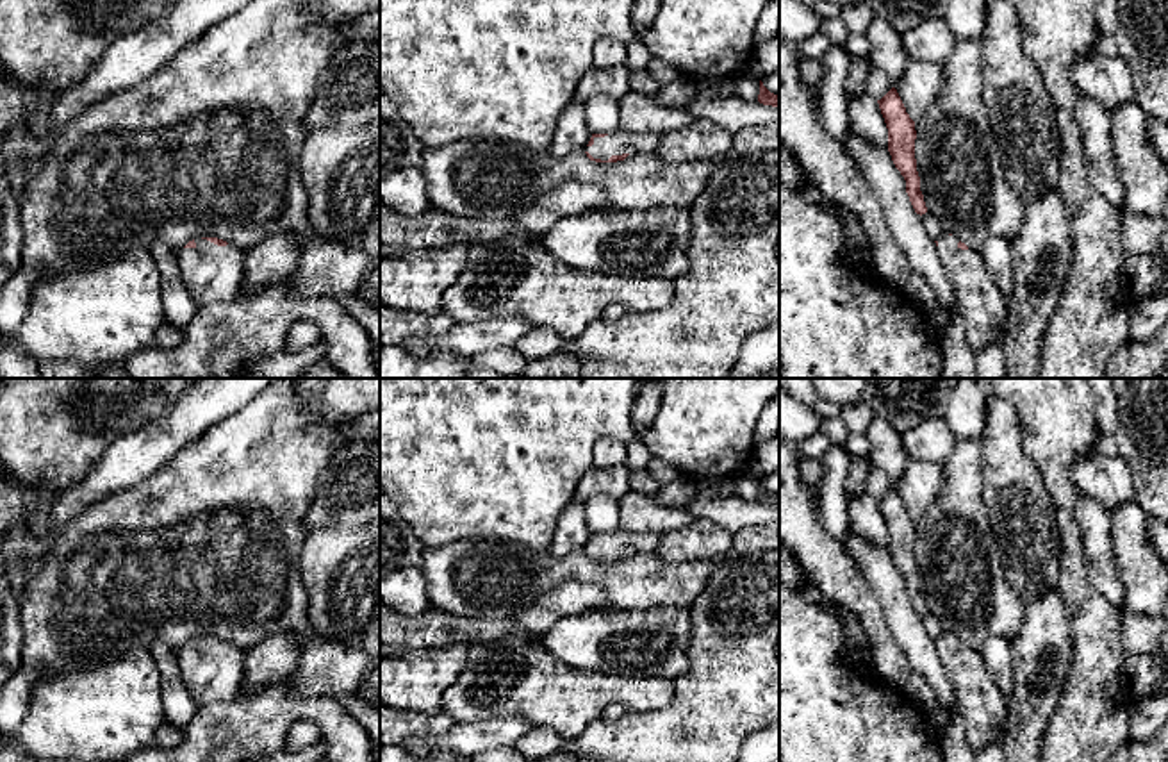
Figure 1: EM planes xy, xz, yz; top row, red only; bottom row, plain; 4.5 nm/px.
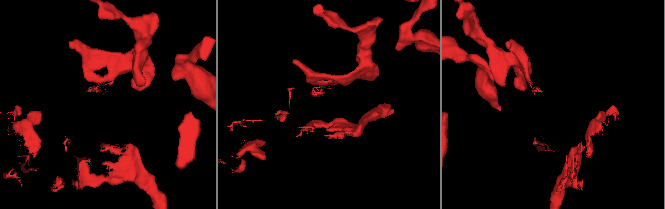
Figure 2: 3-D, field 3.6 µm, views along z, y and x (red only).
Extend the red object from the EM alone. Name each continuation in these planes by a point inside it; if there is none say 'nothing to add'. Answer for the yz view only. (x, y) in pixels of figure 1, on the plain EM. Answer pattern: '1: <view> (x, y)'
1: yz (985, 709)

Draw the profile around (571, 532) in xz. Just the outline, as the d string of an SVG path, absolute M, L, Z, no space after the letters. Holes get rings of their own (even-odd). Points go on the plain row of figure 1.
M574 496L556 521L549 553L555 560L562 560L574 550L588 544L592 532L585 523L585 503Z

